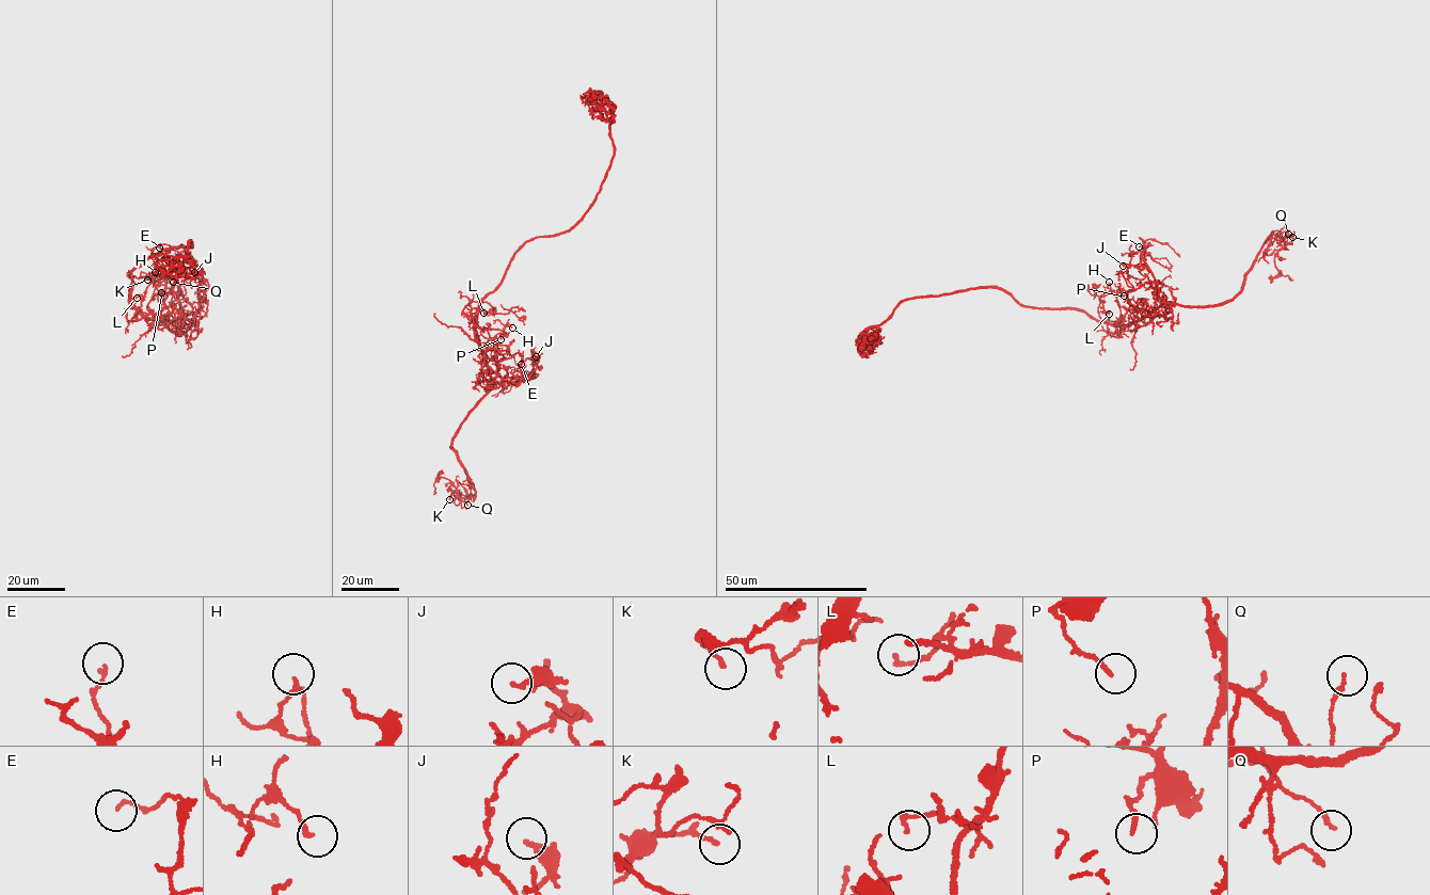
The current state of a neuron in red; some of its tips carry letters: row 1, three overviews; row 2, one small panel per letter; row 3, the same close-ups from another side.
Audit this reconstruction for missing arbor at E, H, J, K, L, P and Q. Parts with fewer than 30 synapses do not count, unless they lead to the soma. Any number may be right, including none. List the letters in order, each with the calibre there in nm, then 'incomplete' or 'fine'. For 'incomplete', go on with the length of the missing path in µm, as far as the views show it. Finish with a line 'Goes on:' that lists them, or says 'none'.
E: calibre 130 nm; fine
H: calibre 170 nm; fine
J: calibre 180 nm; fine
K: calibre 130 nm; fine
L: calibre 100 nm; fine
P: calibre 140 nm; fine
Q: calibre 140 nm; incomplete; missing 70 µm
Goes on: Q

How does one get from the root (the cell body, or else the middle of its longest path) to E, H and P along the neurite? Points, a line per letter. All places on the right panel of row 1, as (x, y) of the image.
E: (1101, 322), (1126, 324), (1153, 313), (1157, 292), (1156, 280), (1142, 255), (1149, 243), (1139, 246)
H: (1101, 322), (1117, 324), (1123, 320), (1115, 293), (1108, 288), (1109, 282)
P: (1101, 322), (1123, 324), (1116, 292), (1124, 296)

